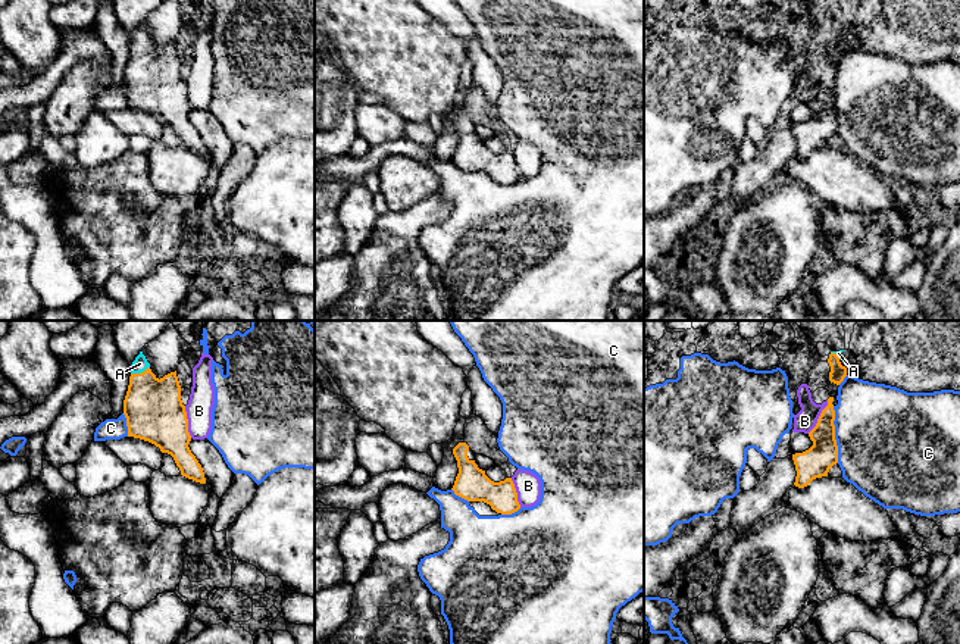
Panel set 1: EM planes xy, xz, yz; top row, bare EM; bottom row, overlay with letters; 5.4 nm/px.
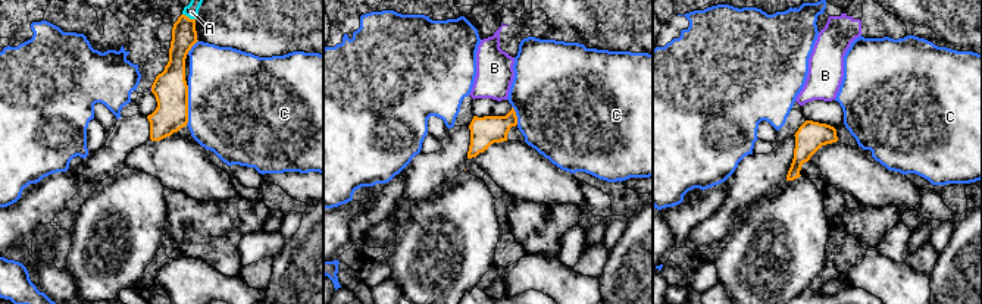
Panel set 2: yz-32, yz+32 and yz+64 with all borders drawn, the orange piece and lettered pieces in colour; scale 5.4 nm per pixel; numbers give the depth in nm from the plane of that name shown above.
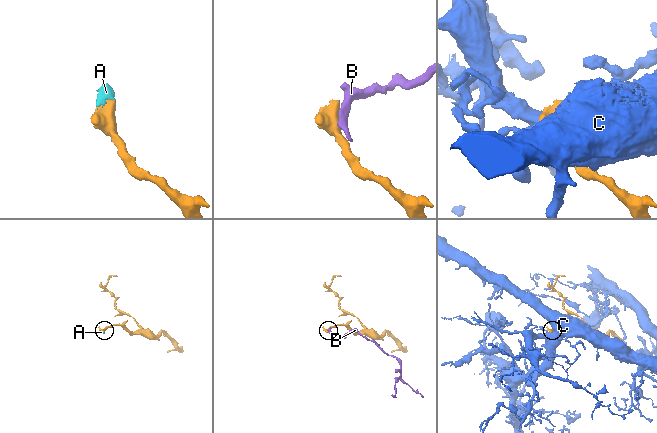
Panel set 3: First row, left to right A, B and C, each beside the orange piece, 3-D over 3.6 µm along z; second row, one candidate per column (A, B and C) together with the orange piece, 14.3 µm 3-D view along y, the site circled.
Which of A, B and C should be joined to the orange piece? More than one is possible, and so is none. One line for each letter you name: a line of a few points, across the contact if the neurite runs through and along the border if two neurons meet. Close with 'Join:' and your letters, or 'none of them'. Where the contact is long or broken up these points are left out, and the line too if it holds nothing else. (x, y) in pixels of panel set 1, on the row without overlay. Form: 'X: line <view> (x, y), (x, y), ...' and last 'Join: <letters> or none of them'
A: line xy (153, 78), (146, 65), (141, 43), (140, 34)
Join: A

